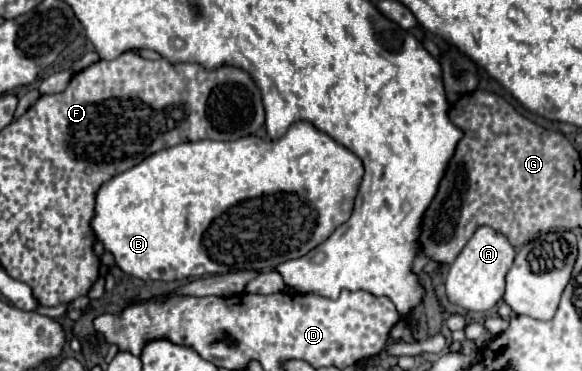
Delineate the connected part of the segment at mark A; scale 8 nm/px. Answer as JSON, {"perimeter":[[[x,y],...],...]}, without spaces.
{"perimeter":[[[480,226],[474,232],[474,236],[466,242],[458,258],[452,262],[452,266],[448,268],[448,276],[444,282],[448,300],[456,306],[462,306],[464,310],[474,310],[474,312],[490,310],[504,296],[504,276],[510,270],[514,256],[516,250],[512,248],[506,236],[502,236],[490,226]]]}

